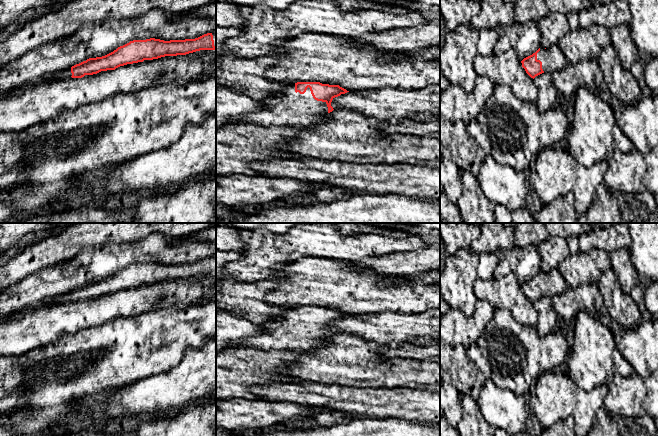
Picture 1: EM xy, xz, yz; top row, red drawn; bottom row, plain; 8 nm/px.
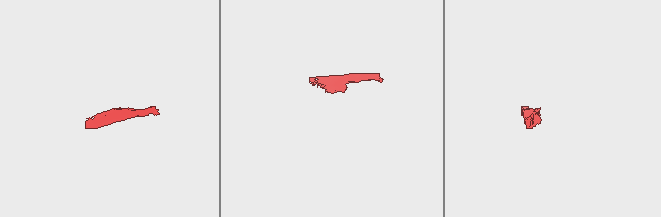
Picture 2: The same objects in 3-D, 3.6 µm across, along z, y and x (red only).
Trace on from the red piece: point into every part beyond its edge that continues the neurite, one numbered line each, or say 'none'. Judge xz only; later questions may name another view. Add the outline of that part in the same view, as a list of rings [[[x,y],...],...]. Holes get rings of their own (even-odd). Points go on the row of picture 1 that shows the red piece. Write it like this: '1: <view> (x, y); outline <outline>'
1: xz (287, 108); outline [[[295,84],[284,88],[279,93],[272,95],[264,102],[267,106],[257,113],[250,113],[238,118],[237,123],[260,126],[290,126],[294,128],[307,128],[327,121],[328,107],[326,102],[313,98],[308,87],[304,94],[295,92]]]

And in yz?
1: yz (553, 59); outline [[[557,44],[548,49],[541,47],[537,53],[537,60],[542,62],[544,73],[550,74],[563,70],[569,64],[568,59]]]

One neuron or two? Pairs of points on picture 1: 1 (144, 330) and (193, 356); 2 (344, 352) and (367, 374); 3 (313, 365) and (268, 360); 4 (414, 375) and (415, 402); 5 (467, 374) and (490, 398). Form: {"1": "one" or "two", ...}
{"1": "two", "2": "one", "3": "two", "4": "two", "5": "two"}

